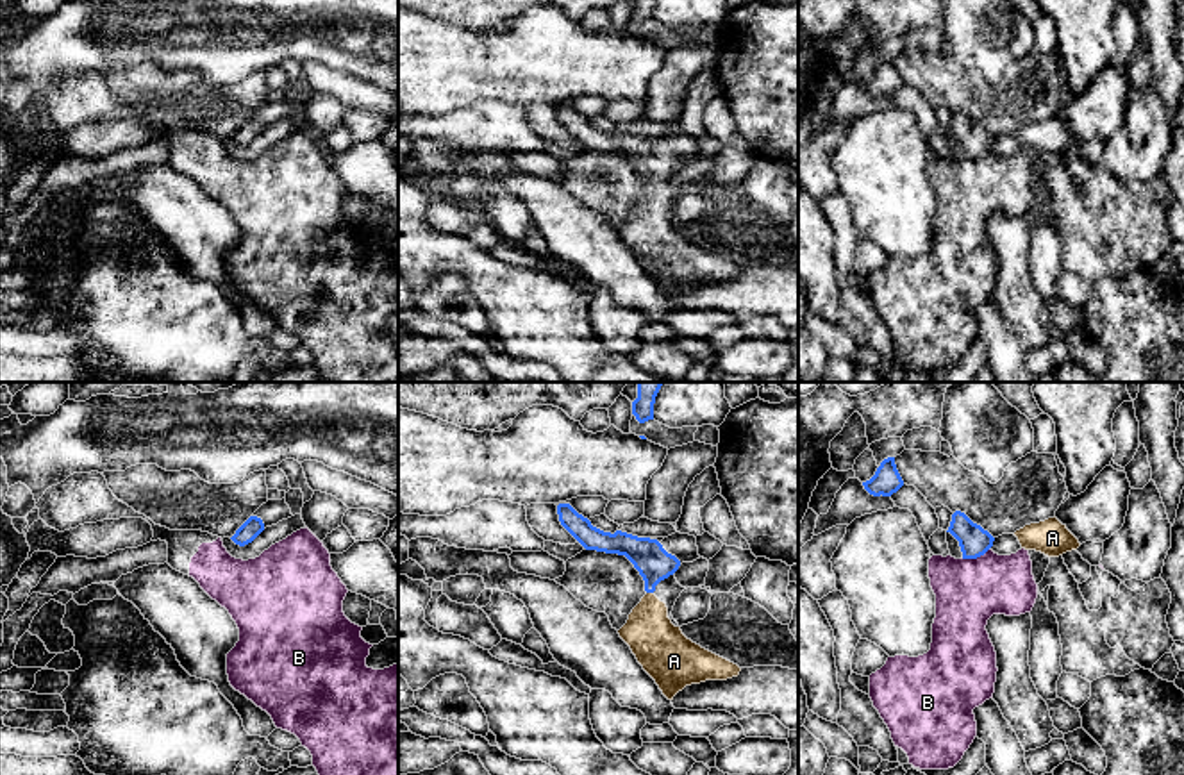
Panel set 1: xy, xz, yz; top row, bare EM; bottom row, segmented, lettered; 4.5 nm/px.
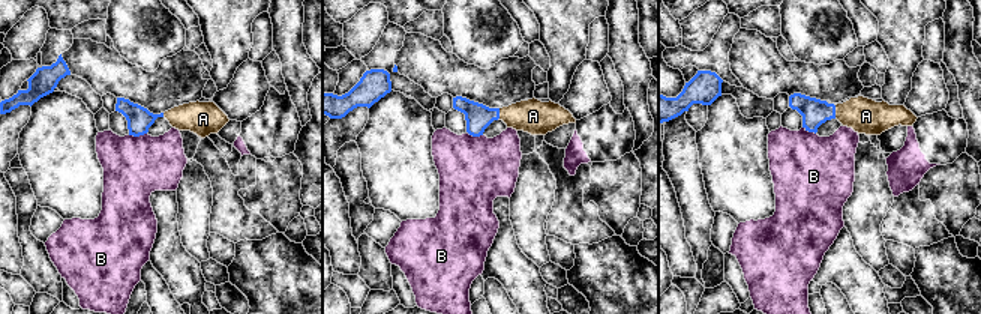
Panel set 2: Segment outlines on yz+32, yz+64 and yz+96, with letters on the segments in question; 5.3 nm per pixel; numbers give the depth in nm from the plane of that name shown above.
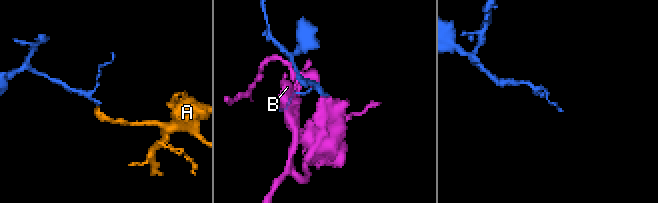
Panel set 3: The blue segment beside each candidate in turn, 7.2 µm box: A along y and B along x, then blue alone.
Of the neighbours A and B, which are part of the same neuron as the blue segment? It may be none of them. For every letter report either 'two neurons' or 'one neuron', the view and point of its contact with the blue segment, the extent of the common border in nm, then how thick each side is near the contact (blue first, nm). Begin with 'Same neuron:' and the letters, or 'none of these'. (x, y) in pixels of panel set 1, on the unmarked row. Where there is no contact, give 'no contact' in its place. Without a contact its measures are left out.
Same neuron: A
A: one neuron; contact xz (650, 191); length 30 nm; calibres 160 and 220 nm
B: two neurons; contact yz (975, 158); length 140 nm; calibres 140 and 300 nm

